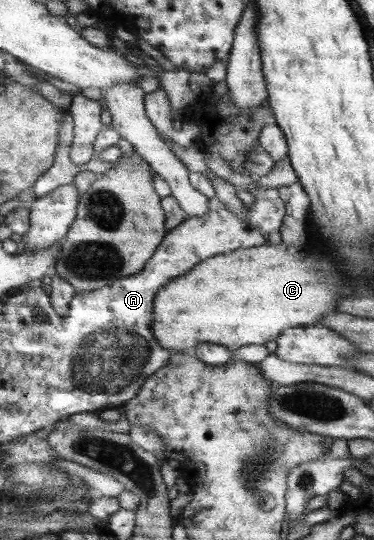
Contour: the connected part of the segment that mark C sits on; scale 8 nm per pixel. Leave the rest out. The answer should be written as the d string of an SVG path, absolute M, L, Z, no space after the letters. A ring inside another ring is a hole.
M285 245L235 250L200 262L191 273L175 278L161 289L155 295L152 330L159 345L171 353L195 352L203 343L217 344L233 352L243 346L277 342L284 330L293 327L315 325L324 314L336 312L335 302L339 296L345 296L343 290L355 288L341 276L337 262L325 252L319 256L303 254L299 260L289 254Z

